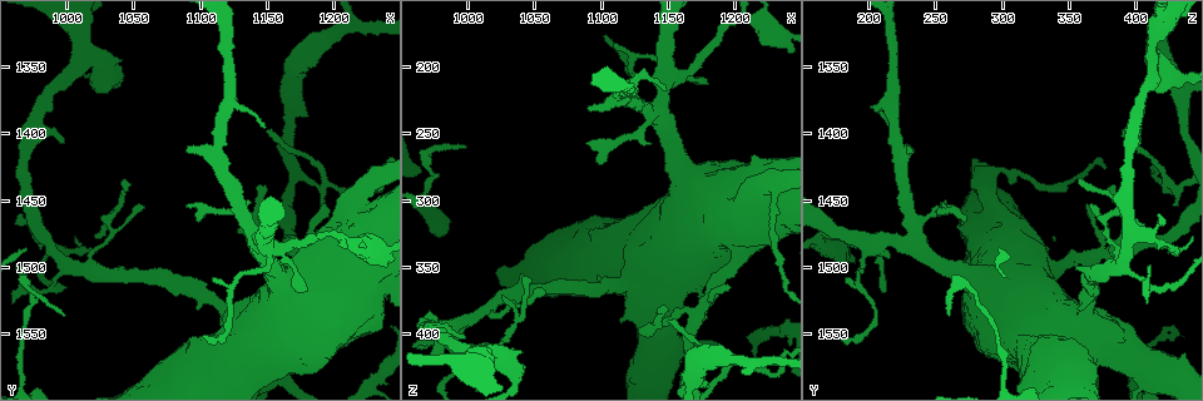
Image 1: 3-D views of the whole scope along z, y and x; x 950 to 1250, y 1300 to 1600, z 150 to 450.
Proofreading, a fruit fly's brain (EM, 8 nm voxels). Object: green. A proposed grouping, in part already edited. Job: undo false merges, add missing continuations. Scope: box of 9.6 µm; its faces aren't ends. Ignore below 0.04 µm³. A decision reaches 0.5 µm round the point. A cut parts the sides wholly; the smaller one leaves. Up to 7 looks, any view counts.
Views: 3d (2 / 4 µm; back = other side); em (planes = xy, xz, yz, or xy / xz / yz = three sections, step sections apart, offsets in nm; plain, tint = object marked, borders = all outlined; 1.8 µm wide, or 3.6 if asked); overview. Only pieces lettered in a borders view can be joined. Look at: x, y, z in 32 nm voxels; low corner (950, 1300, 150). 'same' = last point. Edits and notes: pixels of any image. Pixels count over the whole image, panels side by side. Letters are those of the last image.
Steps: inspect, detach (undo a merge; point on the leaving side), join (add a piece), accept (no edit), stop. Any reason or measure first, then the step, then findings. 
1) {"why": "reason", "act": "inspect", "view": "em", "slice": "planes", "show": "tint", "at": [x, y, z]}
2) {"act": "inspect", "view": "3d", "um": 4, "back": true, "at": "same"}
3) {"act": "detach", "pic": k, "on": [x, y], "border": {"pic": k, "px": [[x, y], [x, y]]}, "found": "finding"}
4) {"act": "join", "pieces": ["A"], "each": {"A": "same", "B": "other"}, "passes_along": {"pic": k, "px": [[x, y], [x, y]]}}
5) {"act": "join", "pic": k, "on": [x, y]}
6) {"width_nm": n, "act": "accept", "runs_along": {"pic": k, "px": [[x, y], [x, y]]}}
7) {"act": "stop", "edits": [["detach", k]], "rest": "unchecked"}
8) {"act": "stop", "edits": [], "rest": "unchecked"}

{"why": "thick turns thin", "act": "inspect", "view": "3d", "um": 4, "at": [1218, 1470, 300]}

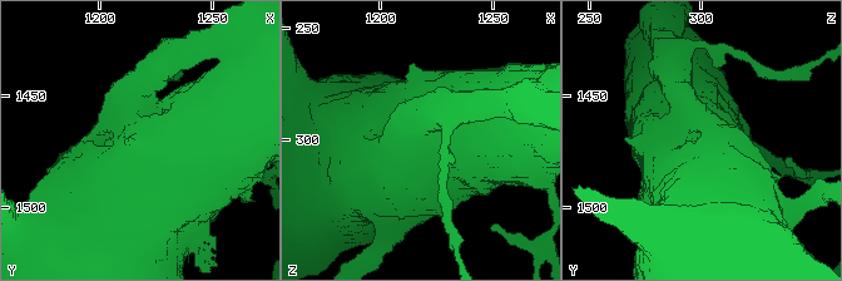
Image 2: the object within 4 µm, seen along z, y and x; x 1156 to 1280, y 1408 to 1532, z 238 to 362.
{"act": "inspect", "view": "em", "slice": "planes", "show": "tint", "at": "same"}

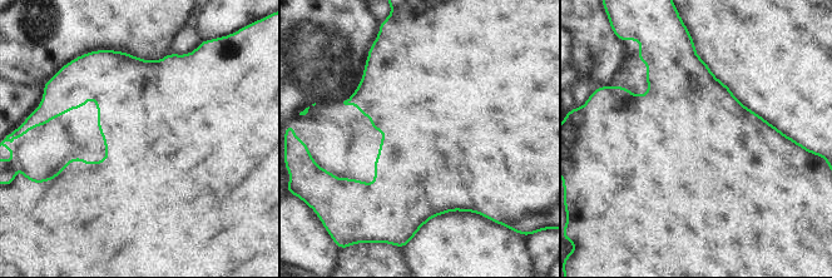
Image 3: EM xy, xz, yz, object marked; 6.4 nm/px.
{"act": "inspect", "view": "em", "slice": "planes", "show": "borders", "at": "same"}

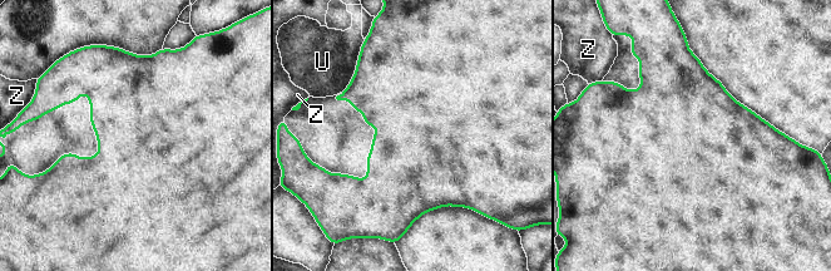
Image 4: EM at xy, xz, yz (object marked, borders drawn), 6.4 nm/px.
{"width_nm": 750, "longest_contact_nm": ["U", 200], "act": "accept", "each": {"U": "other", "Z": "other"}, "found": "continuous, no second neuron"}

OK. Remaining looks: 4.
{"why": "three arms meet", "act": "inspect", "view": "em", "slice": "xz", "step": 8, "show": "tint", "at": [1172, 1490, 386]}

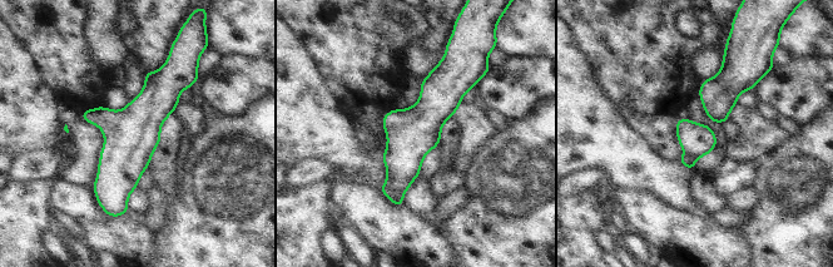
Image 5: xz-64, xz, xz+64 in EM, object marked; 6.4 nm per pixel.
{"why": "cut it another way", "act": "inspect", "view": "em", "slice": "planes", "show": "borders", "at": "same"}

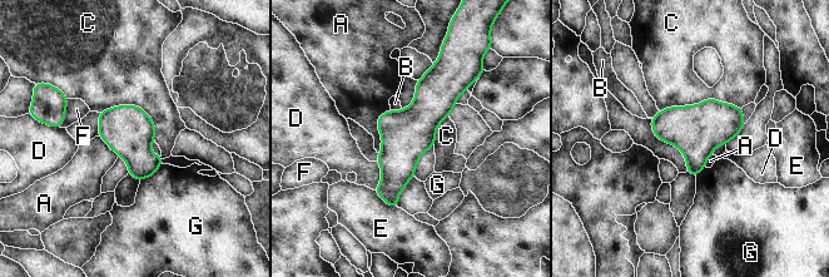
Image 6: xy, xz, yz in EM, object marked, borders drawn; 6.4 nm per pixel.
{"width_nm": 320, "act": "accept", "each": {"A": "other", "B": "other", "C": "other", "D": "other", "E": "other", "F": "other", "G": "other"}, "border": {"pic": 6, "px": [[390, 109], [376, 120], [378, 153]]}, "found": "continuous, no second neuron"}

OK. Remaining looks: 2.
{"act": "stop", "edits": [], "rest": "unchecked"}

